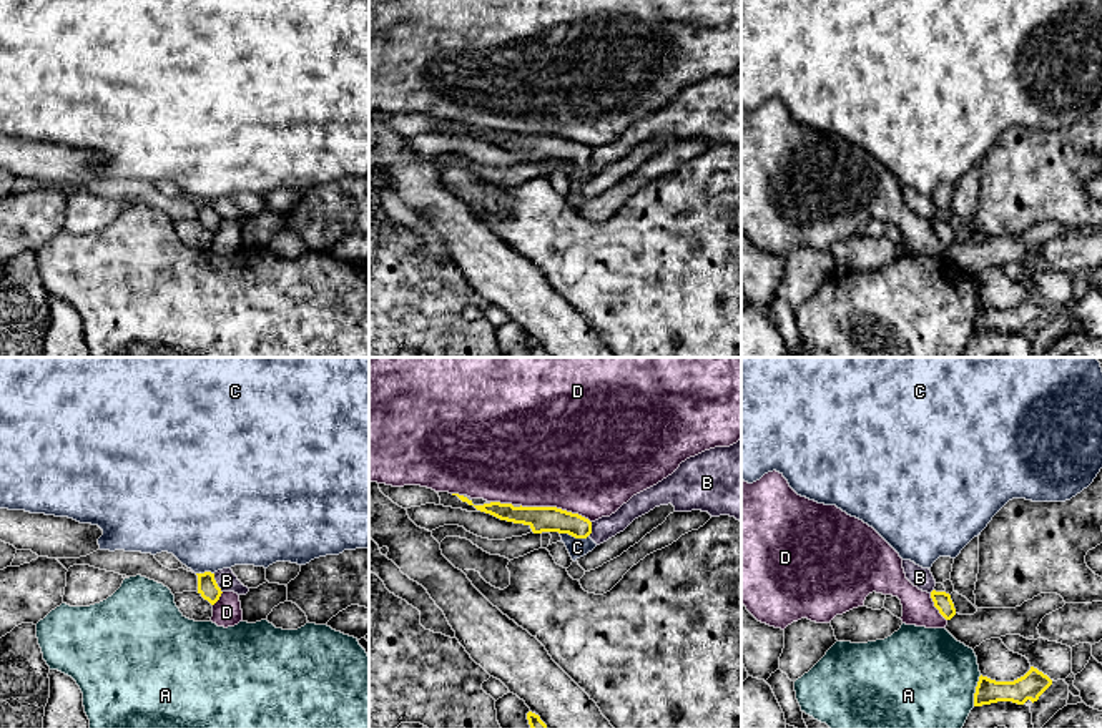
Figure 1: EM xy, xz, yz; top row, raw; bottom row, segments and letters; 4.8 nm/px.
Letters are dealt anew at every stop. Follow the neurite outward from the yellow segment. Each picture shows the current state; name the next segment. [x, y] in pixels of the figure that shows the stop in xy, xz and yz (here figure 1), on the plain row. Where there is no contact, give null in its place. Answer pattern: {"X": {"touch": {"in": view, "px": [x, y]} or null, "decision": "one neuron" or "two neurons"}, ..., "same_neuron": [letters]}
{"A": {"touch": {"in": "yz", "px": [976, 318]}, "decision": "two neurons"}, "B": {"touch": {"in": "xy", "px": [216, 211]}, "decision": "two neurons"}, "C": {"touch": {"in": "xz", "px": [575, 165]}, "decision": "two neurons"}, "D": {"touch": {"in": "xz", "px": [555, 135]}, "decision": "two neurons"}, "same_neuron": []}

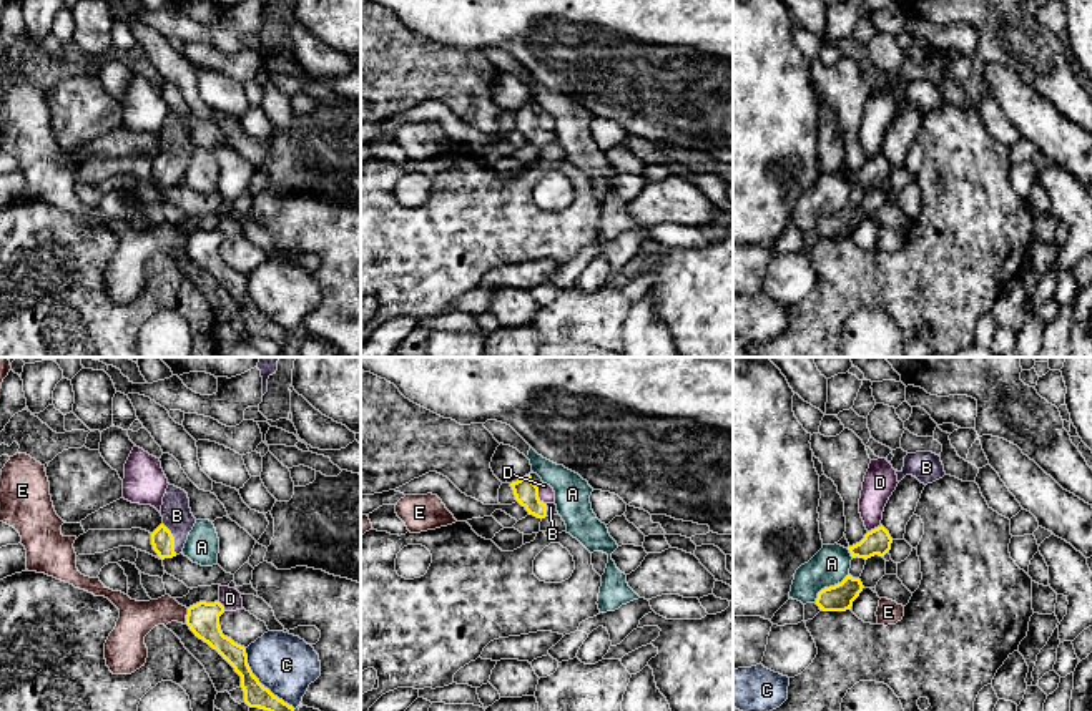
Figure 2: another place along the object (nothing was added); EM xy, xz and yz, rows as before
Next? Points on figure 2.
{"A": {"touch": {"in": "yz", "px": [830, 215]}, "decision": "two neurons"}, "B": {"touch": {"in": "xy", "px": [173, 166]}, "decision": "one neuron"}, "C": {"touch": {"in": "xy", "px": [260, 311]}, "decision": "two neurons"}, "D": {"touch": {"in": "xz", "px": [537, 123]}, "decision": "two neurons"}, "E": {"touch": {"in": "xy", "px": [186, 245]}, "decision": "two neurons"}, "same_neuron": ["B"]}

